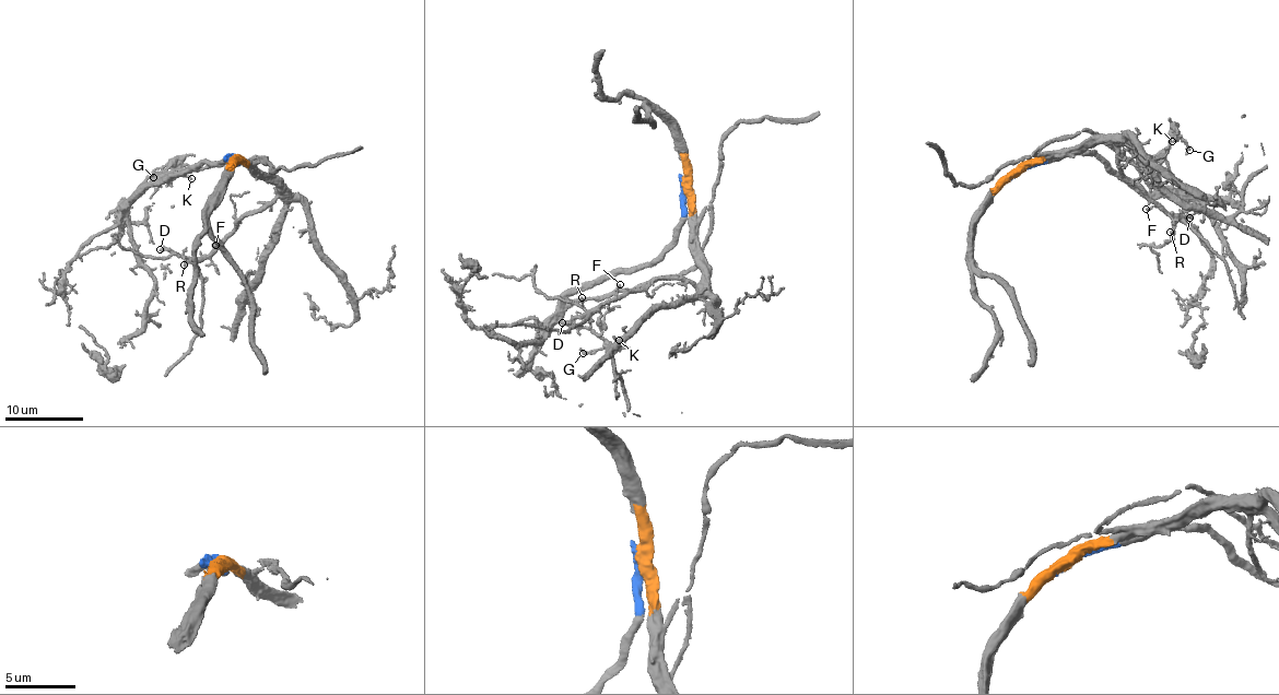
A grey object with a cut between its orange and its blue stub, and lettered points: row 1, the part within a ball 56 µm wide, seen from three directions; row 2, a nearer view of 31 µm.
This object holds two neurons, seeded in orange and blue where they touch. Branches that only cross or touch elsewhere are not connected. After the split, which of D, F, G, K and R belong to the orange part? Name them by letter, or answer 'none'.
D, F, R

